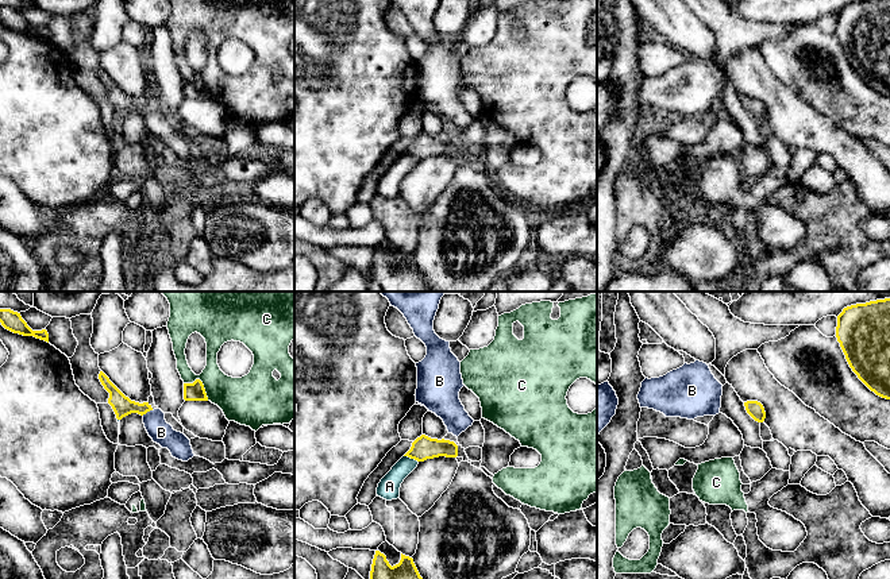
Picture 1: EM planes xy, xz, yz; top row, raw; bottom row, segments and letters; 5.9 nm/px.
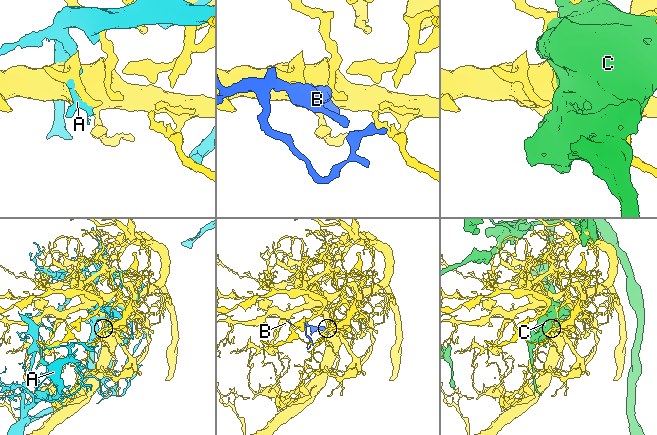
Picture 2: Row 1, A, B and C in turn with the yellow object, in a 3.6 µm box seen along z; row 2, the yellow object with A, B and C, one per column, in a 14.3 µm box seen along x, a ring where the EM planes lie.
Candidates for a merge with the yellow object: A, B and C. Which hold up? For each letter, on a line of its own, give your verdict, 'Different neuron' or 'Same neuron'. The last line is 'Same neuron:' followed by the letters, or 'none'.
A: Different neuron
B: Same neuron
C: Different neuron
Same neuron: B

